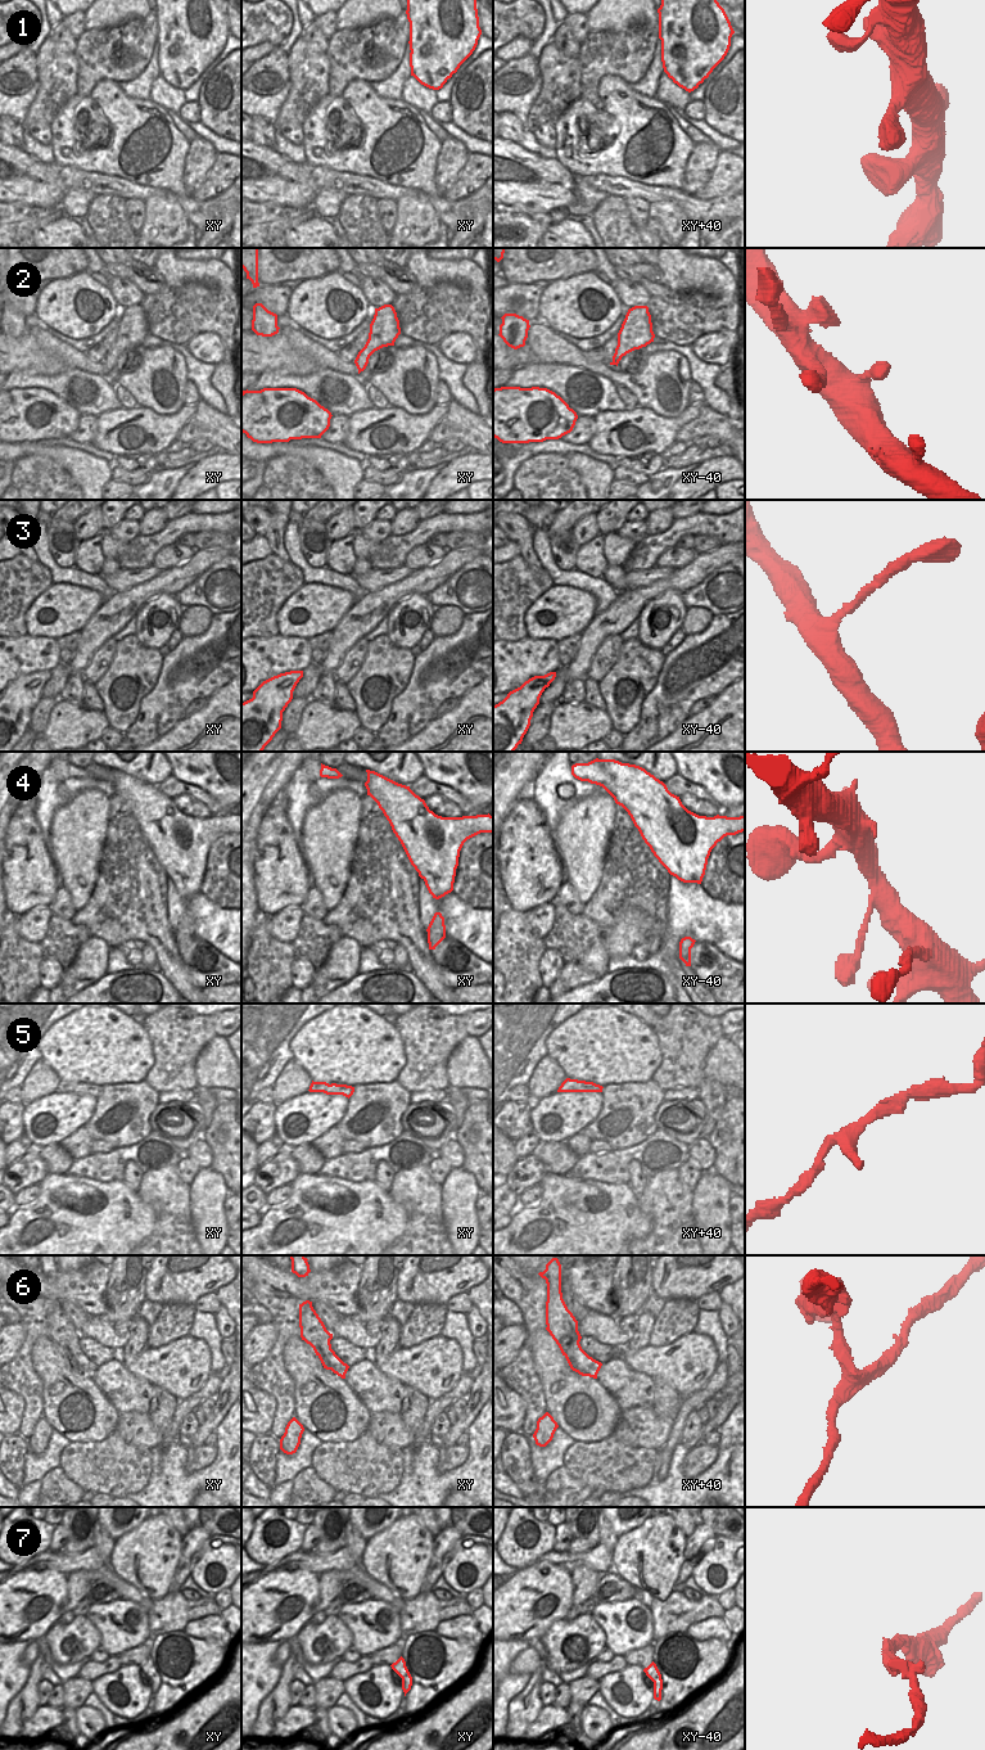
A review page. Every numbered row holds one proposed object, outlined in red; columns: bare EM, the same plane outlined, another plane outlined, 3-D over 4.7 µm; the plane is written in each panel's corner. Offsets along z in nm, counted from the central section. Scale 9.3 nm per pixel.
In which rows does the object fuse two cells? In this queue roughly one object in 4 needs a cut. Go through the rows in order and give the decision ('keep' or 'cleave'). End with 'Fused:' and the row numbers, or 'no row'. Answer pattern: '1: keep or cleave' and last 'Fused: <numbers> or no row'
1: keep
2: keep
3: keep
4: keep
5: keep
6: cleave
7: keep
Fused: 6

